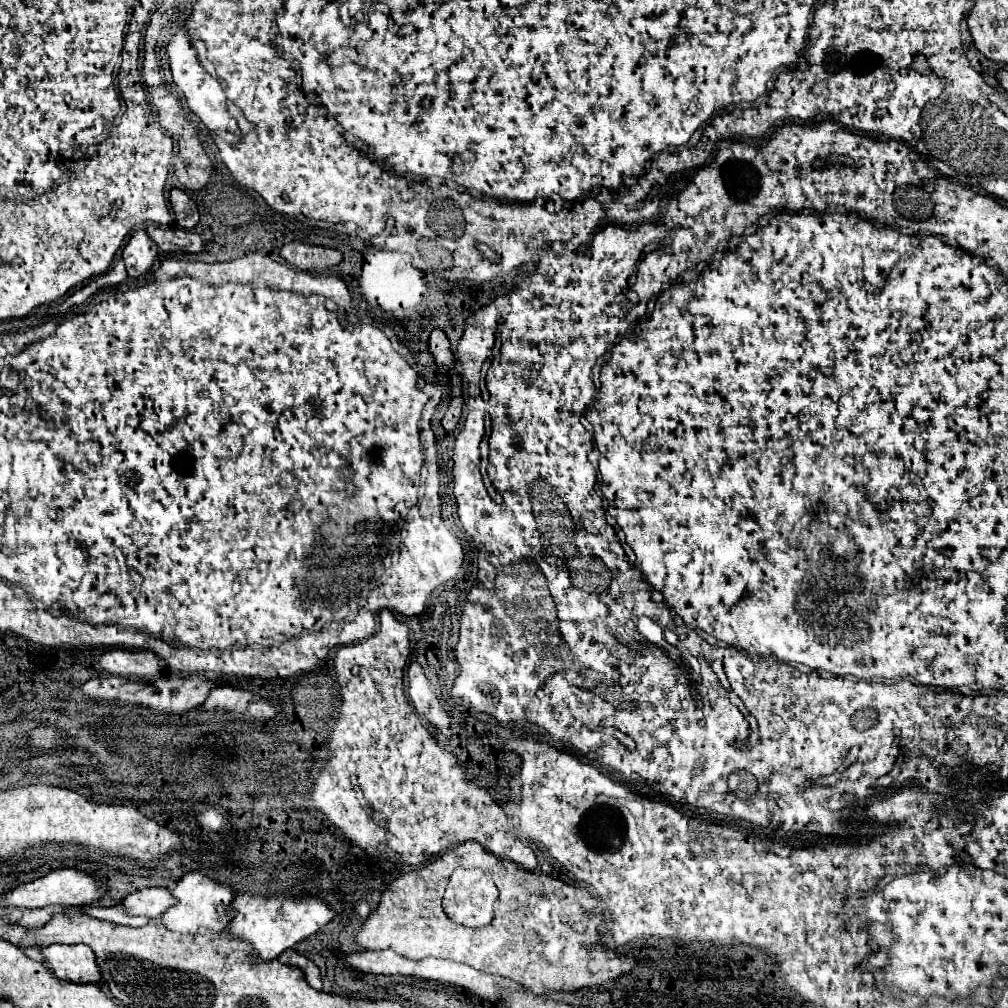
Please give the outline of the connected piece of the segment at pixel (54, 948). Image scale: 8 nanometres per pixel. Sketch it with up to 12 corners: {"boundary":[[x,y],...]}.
{"boundary":[[48,945],[44,961],[56,977],[98,983],[88,945]]}

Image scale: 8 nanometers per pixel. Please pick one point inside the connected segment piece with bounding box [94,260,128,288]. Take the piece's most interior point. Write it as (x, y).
(117, 274)

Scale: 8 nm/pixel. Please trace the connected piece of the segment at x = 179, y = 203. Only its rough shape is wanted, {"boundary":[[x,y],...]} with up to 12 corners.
{"boundary":[[184,189],[170,191],[180,227],[192,229],[198,207]]}

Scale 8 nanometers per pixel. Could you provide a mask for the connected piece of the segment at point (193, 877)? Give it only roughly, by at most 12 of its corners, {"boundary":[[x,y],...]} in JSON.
{"boundary":[[198,871],[172,895],[160,921],[176,933],[224,929],[234,891]]}

